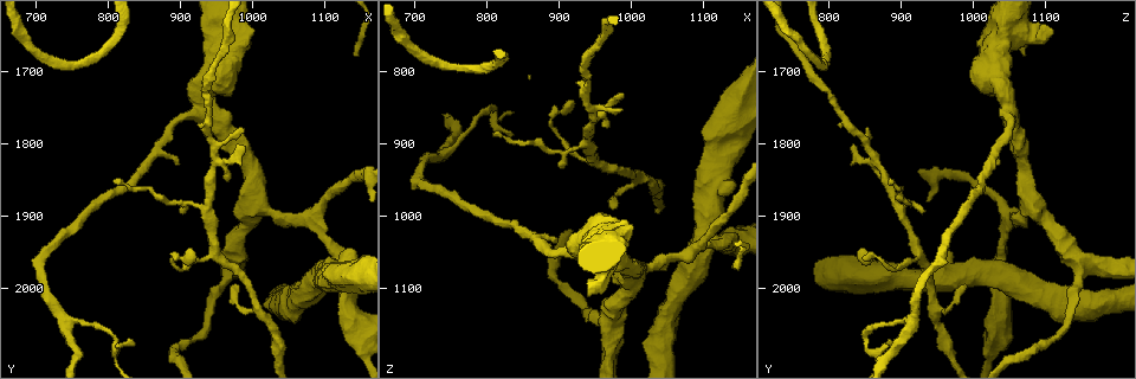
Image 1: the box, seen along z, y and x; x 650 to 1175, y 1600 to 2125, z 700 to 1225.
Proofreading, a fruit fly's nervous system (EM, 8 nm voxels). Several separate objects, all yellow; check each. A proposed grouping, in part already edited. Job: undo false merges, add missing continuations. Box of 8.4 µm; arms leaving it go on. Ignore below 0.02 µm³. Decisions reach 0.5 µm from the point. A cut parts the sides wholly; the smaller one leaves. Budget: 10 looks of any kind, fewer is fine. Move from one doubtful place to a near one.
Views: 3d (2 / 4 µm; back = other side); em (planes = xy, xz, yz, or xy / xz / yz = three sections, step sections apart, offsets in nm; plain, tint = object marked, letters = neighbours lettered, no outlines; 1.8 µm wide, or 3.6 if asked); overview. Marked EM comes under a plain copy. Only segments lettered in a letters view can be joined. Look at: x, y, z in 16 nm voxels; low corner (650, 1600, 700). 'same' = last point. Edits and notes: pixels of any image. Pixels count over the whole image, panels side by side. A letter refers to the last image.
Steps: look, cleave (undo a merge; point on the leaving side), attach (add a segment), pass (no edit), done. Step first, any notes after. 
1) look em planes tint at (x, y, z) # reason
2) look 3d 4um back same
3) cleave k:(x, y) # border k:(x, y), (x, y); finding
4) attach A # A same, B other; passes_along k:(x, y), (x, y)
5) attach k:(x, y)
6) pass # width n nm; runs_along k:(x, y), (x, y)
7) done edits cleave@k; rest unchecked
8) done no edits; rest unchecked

look em xy step 8 letters at (970, 1995, 990) # tapers out

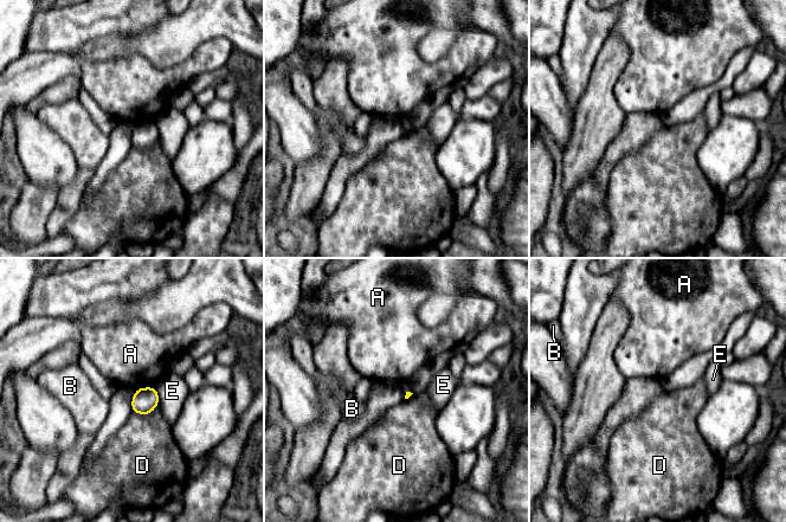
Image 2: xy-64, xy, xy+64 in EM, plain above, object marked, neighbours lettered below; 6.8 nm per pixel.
pass # A other, B other, D other, E other; border 2:(154, 386), (139, 387), (136, 390); no lettered segment goes on from it

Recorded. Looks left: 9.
look 3d 4um at (990, 1800, 830) # free end

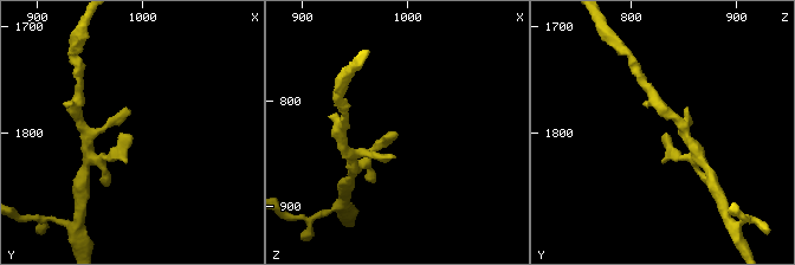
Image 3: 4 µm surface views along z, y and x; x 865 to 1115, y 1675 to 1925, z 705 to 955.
look em planes letters at (992, 1804, 832) # need the tissue

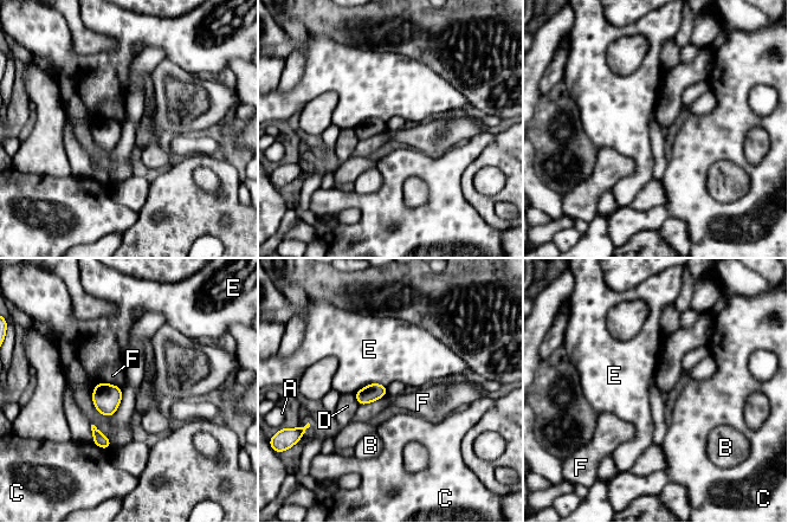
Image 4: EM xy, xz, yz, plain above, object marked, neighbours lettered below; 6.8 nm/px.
pass # longest_contact E 260 nm; A other, B other, C other, D other, E other, F other; border 4:(101, 381), (116, 385), (121, 389); none of them fits

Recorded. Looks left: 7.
look em yz step 4 letters at (920, 1955, 835) # thin end

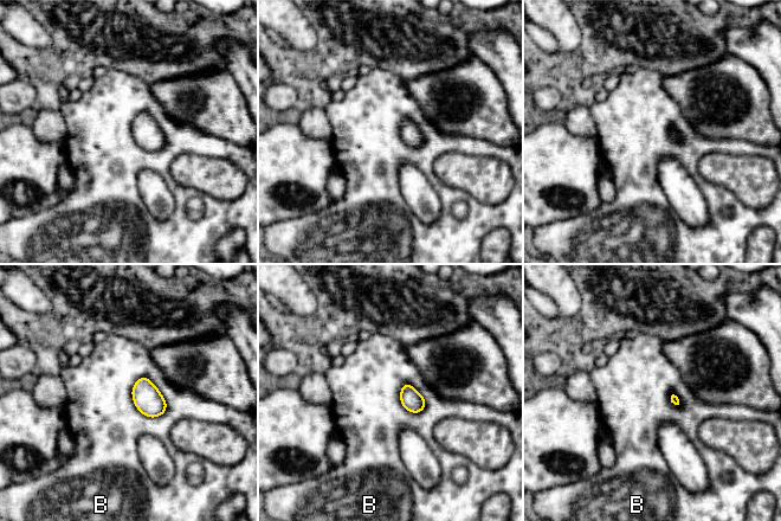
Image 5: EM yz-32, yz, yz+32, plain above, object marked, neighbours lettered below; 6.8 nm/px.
look em planes letters same # another direction

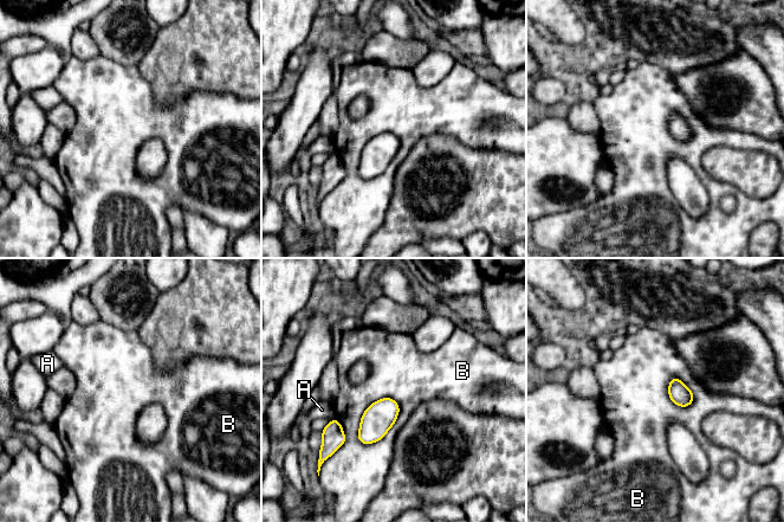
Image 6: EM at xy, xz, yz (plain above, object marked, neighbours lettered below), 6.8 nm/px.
pass # A other, B other; border 6:(393, 398), (395, 423), (362, 444); none of them fits

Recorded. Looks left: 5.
look em 3.6um yz step 16 letters at (810, 1850, 885) # tapers out

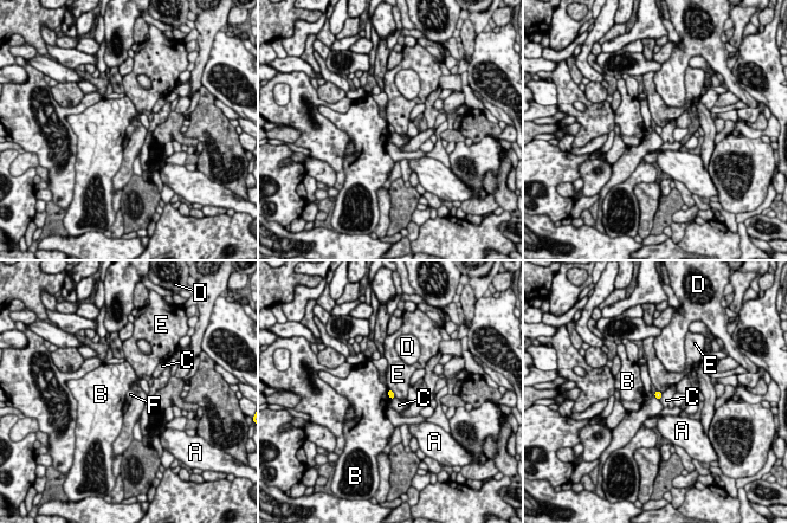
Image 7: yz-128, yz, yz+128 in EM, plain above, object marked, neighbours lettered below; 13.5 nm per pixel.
pass # A other, B other, C other, D other, E other, F other; border 7:(388, 389), (389, 399); no lettered segment goes on from it

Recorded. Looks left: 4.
done no edits; rest unchecked

